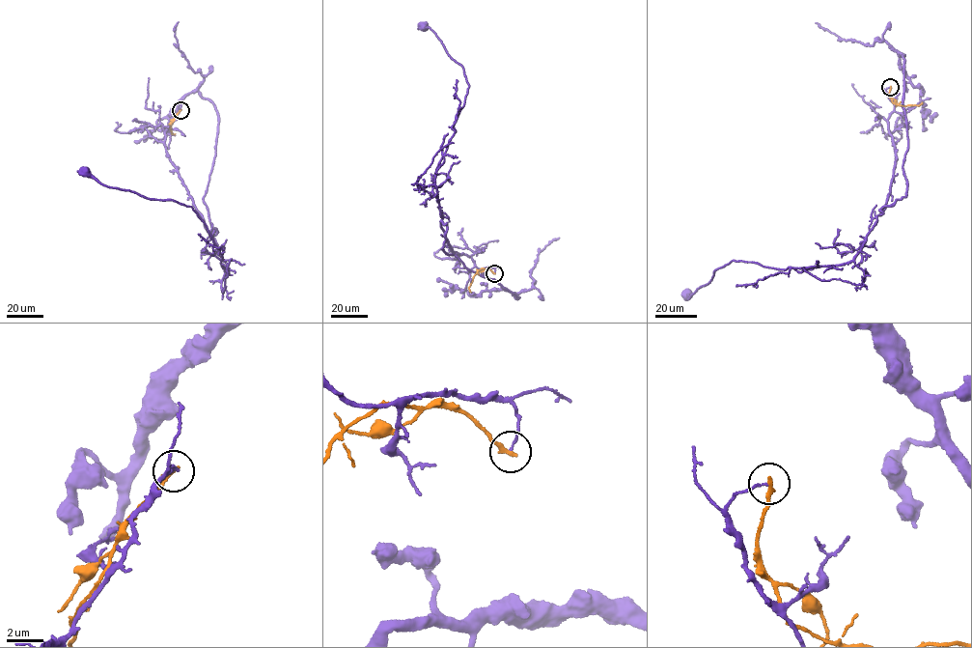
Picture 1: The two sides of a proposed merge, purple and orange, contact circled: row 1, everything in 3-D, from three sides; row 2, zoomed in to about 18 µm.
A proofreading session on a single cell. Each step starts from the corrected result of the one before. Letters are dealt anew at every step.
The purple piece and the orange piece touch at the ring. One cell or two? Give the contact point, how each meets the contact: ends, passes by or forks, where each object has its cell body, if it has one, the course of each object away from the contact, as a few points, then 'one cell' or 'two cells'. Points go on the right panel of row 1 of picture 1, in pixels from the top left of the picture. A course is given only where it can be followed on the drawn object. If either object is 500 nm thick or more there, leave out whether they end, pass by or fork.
(890, 87) | purple ends | orange ends | purple (687, 294) | orange none | purple via (890, 87), (894, 177), (885, 210), (856, 256), (841, 265), (779, 269), (731, 261), (688, 299), (686, 294) | orange via (890, 87), (889, 96), (895, 104), (918, 105), (922, 102) | two cells

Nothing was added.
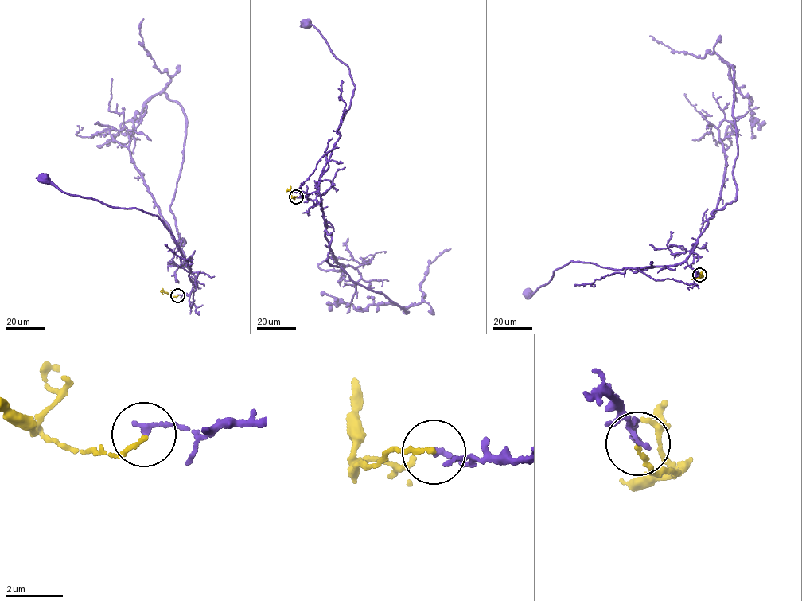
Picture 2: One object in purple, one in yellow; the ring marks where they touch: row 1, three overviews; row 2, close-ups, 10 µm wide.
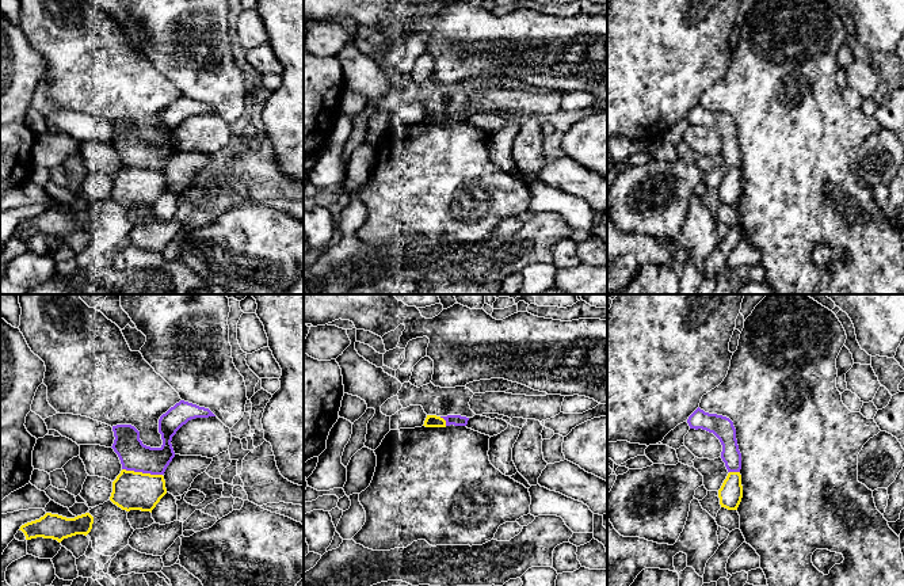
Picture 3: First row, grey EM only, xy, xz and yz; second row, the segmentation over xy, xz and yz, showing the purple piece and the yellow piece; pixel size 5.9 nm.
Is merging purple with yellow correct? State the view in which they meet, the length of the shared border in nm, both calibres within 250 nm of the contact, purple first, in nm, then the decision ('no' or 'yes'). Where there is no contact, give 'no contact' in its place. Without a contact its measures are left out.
meets purple in xy; contact 240 nm long; 180 nm thick on the purple side, 220 nm on the other; no

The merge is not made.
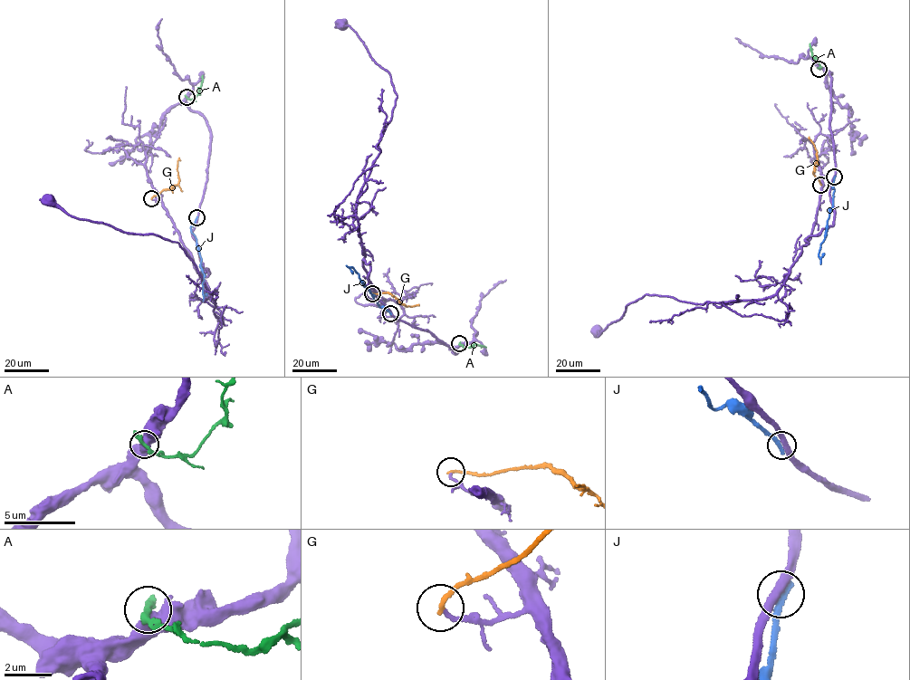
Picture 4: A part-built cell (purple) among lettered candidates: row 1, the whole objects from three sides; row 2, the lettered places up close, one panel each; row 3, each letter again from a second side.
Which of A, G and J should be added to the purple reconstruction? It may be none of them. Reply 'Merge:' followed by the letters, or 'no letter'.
Merge: G

